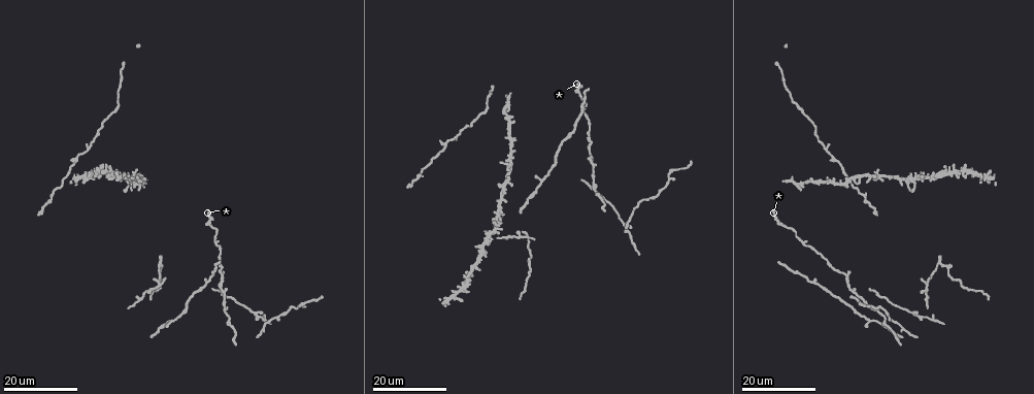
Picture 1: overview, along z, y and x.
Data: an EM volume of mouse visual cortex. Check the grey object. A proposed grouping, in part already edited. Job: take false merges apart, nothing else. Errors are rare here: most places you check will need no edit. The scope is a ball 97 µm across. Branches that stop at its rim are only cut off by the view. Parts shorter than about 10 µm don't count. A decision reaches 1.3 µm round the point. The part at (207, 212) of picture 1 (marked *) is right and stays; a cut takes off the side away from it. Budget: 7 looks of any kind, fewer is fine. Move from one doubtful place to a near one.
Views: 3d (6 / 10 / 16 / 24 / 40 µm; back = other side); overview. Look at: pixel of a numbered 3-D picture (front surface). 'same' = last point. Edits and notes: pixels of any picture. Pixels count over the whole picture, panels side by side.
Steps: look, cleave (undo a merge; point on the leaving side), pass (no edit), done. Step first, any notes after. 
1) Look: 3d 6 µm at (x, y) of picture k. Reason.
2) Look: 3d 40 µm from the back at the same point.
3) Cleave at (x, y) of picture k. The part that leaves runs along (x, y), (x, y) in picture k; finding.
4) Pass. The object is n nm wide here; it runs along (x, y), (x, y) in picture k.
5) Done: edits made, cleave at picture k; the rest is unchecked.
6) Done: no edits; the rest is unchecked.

Look: 3d 16 µm at (256, 313) of picture 1. Sudden change in width.

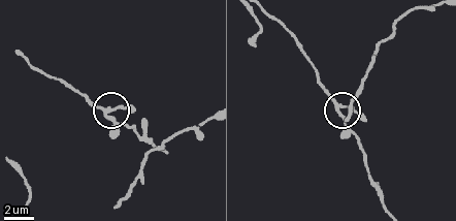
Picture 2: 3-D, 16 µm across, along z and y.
Look: 3d 6 µm at (340, 112) of picture 2.

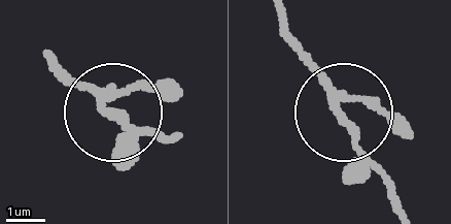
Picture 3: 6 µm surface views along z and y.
Pass. 3 arms meet here; continuous, no second cell.

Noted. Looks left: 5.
Look: 3d 16 µm at (158, 263) of picture 1. Three arms meet.

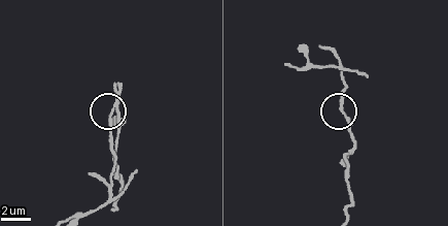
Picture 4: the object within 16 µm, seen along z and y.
Look: 3d 6 µm at (114, 104) of picture 4.

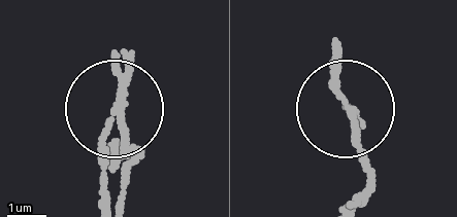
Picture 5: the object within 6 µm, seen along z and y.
Cleave at (103, 143) of picture 5. The object is 170 nm wide here; the part that leaves runs along (116, 89), (106, 205) in picture 5; two cells meet here.

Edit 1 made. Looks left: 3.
Look: 3d 16 µm at (574, 122) of picture 1. Side arm on a straight run.

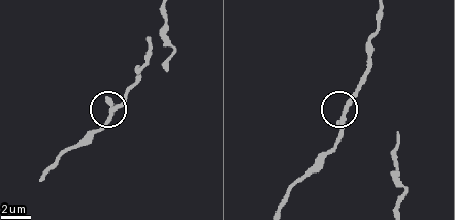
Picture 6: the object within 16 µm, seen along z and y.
Look: 3d 10 µm at (111, 111) of picture 6.

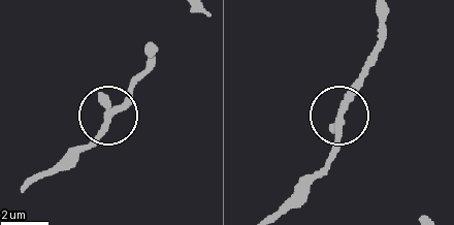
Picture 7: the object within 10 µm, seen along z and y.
Pass. The object is 270 nm wide here; continuous, no second cell.

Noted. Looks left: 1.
Done: edits made, cleave at picture 5; the rest is unchecked.

